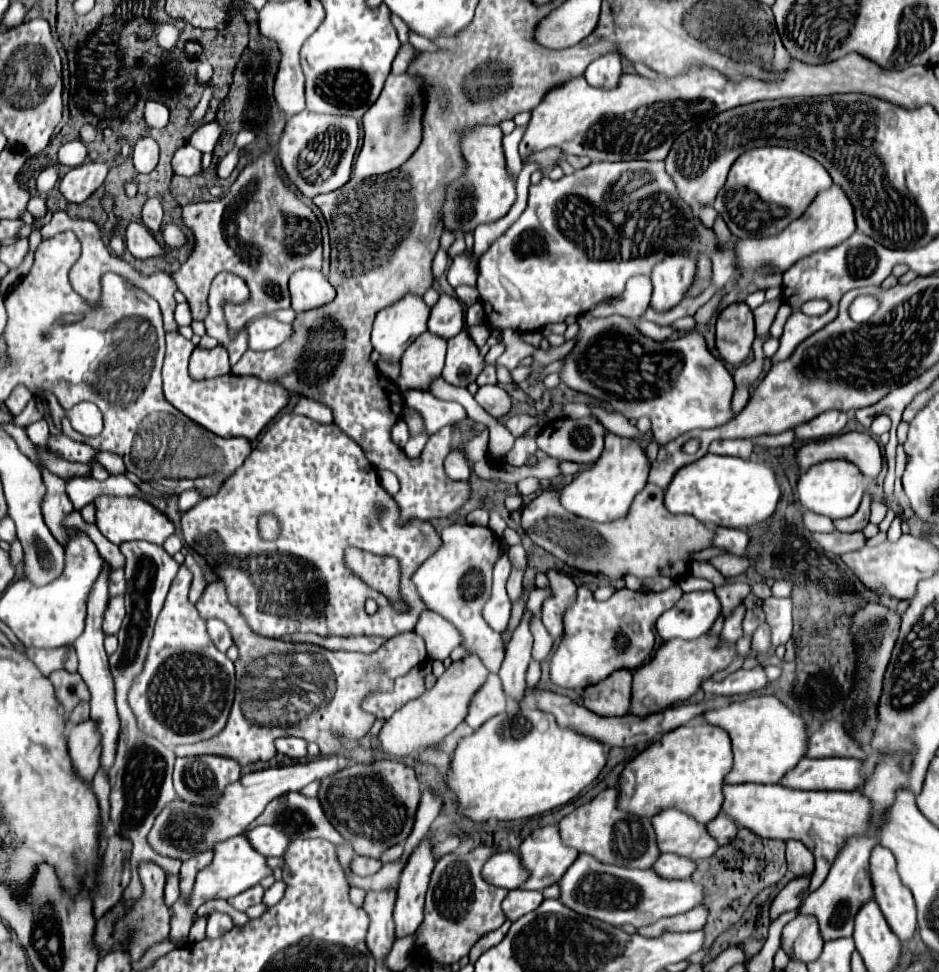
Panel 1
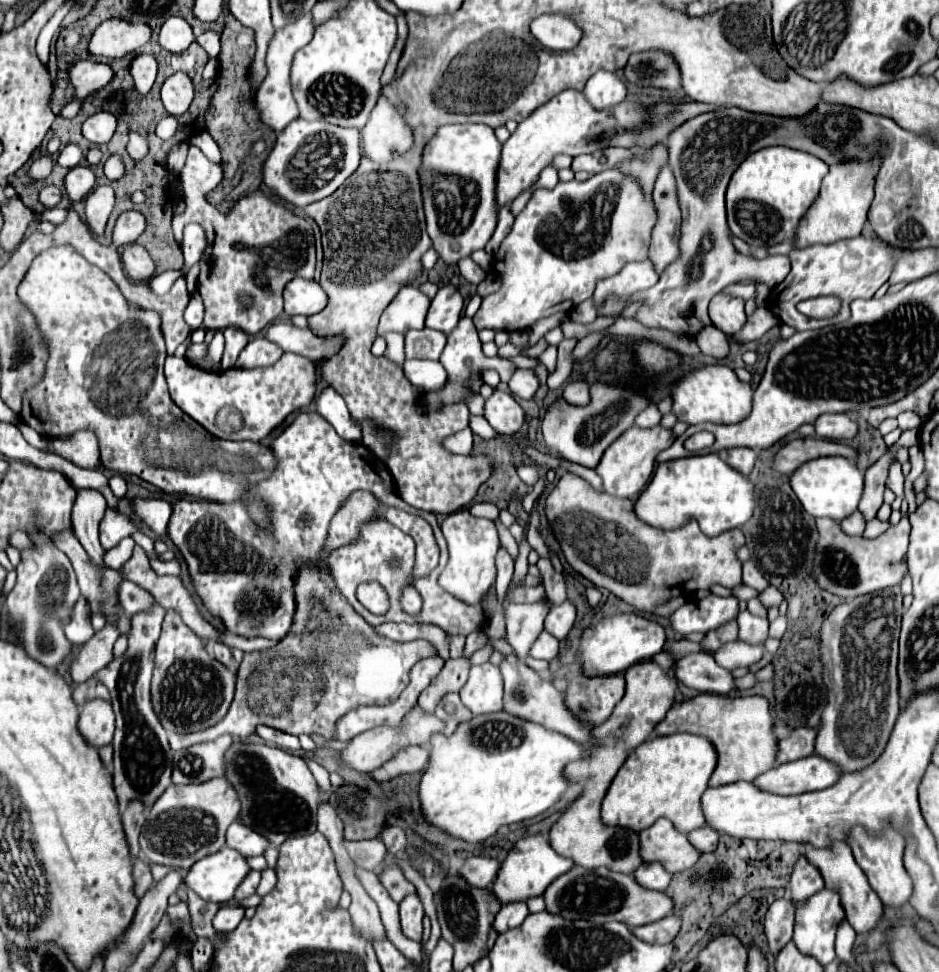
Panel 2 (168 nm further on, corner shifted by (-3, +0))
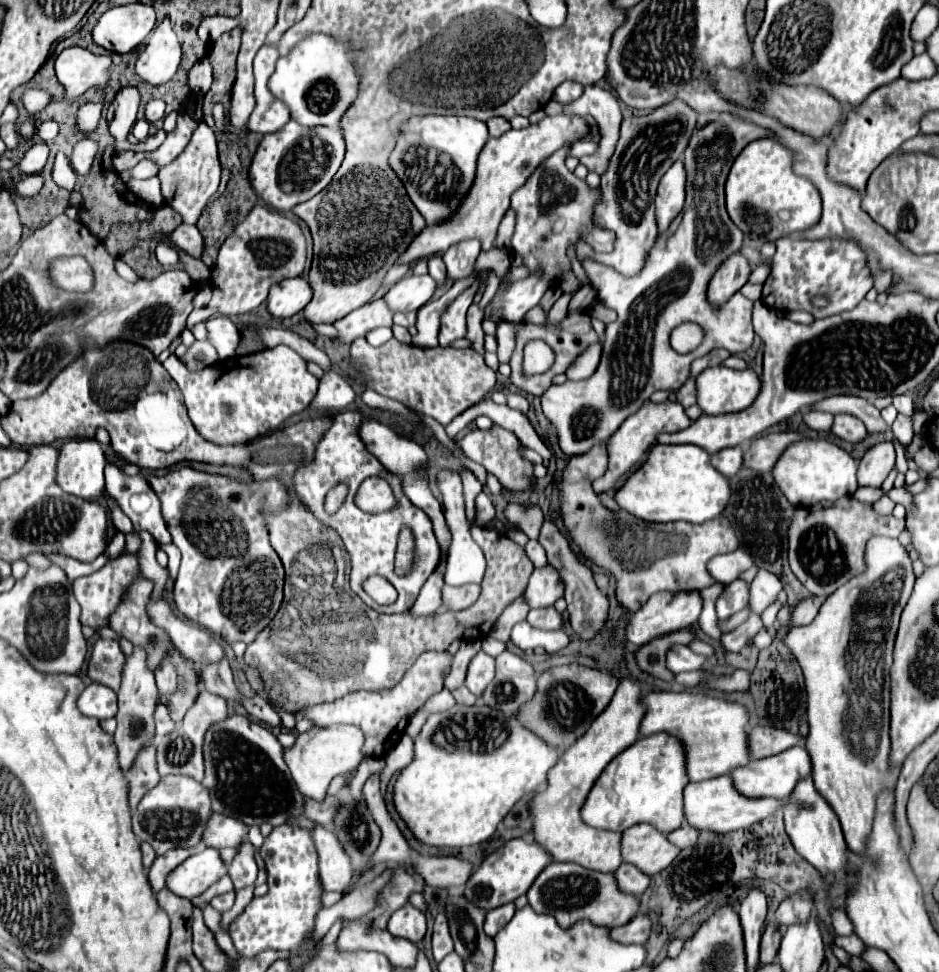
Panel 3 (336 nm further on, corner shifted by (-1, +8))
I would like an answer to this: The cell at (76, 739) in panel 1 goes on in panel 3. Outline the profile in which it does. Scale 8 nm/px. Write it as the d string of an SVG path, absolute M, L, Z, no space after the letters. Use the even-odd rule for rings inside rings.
M92 682L80 694L78 708L82 710L82 714L92 716L96 720L114 718L114 714L116 714L116 692L108 686Z

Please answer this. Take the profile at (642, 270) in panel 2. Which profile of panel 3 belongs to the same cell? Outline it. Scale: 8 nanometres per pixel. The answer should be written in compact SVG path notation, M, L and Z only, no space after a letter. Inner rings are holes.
M670 102L656 108L648 116L622 120L620 140L614 148L612 158L608 160L606 172L602 174L604 200L594 210L594 222L600 228L616 232L618 236L616 248L610 254L596 254L588 248L588 244L580 242L576 248L580 262L594 258L594 262L604 262L606 266L612 266L616 272L626 276L634 276L644 268L646 256L658 238L654 220L656 186L664 172L682 156L690 136L696 130L696 124L698 124L696 112L684 102Z

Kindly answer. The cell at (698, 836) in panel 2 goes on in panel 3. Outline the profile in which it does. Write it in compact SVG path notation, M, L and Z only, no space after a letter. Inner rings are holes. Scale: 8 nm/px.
M684 824L684 826L680 826L678 830L670 832L670 834L668 834L668 840L674 842L676 846L680 846L680 848L688 848L688 846L694 846L694 844L696 844L698 834L700 834L700 830L696 830L694 826Z

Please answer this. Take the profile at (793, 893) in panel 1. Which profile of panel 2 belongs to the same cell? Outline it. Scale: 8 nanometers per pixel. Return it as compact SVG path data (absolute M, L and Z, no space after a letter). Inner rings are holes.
M788 898L776 900L770 906L770 910L766 914L764 930L766 930L766 938L768 938L768 948L772 954L778 954L792 940L794 912L796 912L796 906Z

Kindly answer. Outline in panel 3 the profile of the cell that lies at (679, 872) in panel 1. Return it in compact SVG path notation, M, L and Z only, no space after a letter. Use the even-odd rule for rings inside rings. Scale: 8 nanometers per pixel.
M624 864L620 866L616 872L616 880L618 880L618 886L628 892L628 894L644 894L644 890L648 888L648 882L652 880L648 874L644 874L642 870L638 870L636 866L630 866L630 864Z

